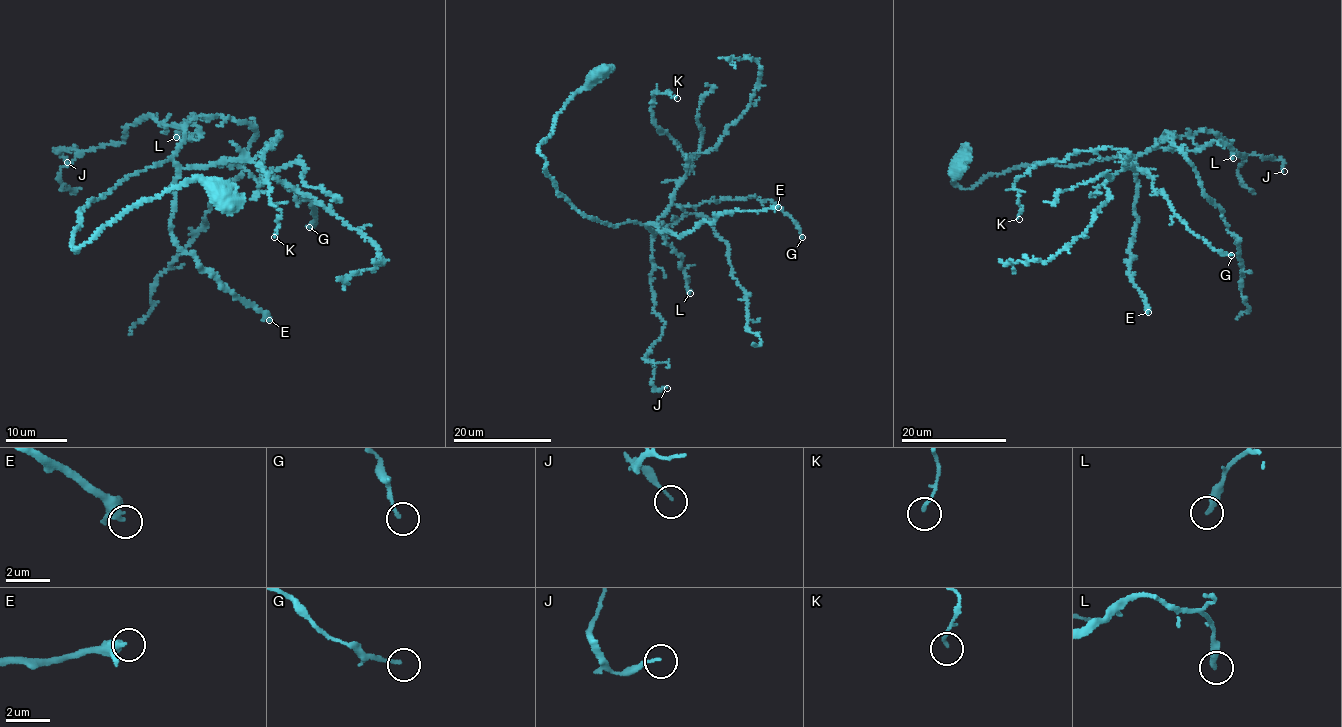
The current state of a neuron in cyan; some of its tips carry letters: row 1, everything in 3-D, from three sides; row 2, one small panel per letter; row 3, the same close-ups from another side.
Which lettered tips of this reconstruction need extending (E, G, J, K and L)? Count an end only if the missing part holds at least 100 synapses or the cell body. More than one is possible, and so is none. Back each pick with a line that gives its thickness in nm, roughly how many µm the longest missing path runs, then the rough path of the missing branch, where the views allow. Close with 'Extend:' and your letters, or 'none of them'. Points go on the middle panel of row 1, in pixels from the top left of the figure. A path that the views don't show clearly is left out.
E: Thickness 300 nm. Missing length about 130 µm
Extend: E

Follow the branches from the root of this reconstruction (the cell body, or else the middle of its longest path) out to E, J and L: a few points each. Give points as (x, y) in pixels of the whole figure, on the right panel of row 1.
E: (958, 164), (965, 147), (953, 179), (968, 190), (1027, 165), (1133, 157), (1129, 273), (1148, 312)
J: (958, 164), (965, 147), (953, 179), (971, 189), (1027, 165), (1134, 157), (1203, 129), (1284, 171)
L: (958, 164), (965, 147), (953, 179), (965, 190), (1027, 165), (1156, 147), (1218, 141), (1233, 158)

